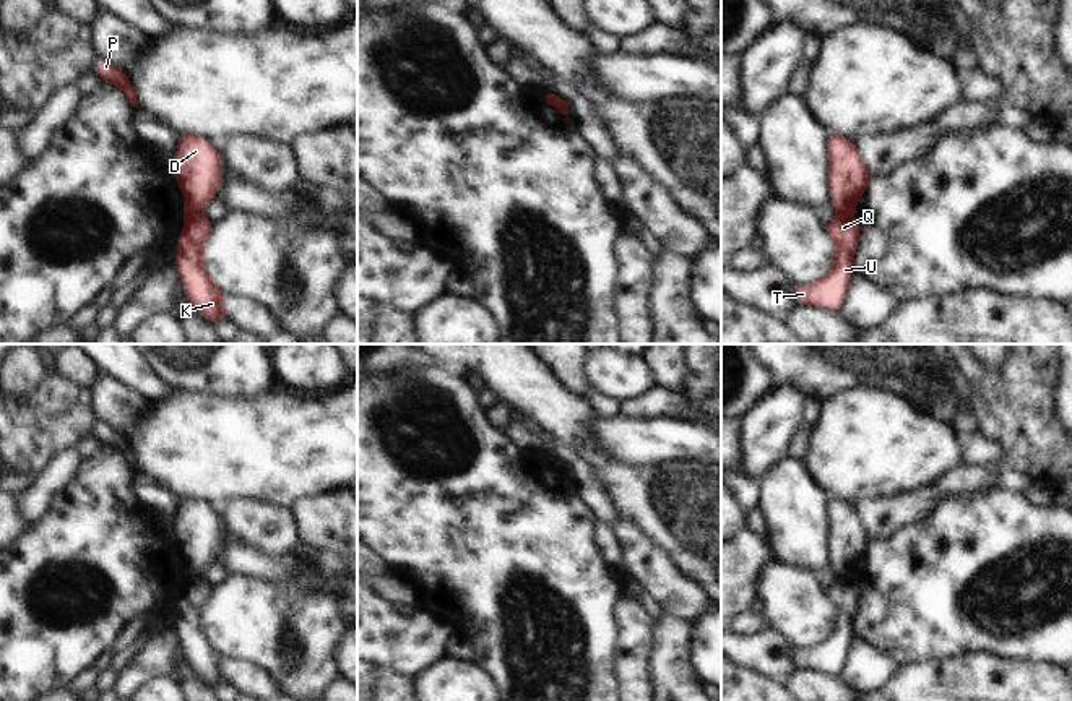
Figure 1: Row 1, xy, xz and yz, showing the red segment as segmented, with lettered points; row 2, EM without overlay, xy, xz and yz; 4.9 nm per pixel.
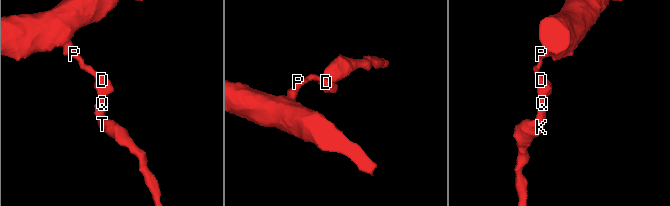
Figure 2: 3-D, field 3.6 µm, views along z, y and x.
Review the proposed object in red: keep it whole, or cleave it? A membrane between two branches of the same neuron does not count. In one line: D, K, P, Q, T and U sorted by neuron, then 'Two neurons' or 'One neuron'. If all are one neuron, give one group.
Groups: D P / K Q T U. Two neurons

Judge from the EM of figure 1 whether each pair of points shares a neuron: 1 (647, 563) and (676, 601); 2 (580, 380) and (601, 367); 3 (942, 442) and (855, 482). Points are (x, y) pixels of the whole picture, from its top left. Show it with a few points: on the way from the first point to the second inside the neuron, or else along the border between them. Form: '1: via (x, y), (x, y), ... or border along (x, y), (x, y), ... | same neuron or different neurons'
1: via (657, 573), (674, 591) | same neuron
2: border along (588, 361), (588, 380), (592, 383) | different neurons
3: via (921, 447), (890, 447), (876, 461) | same neuron

